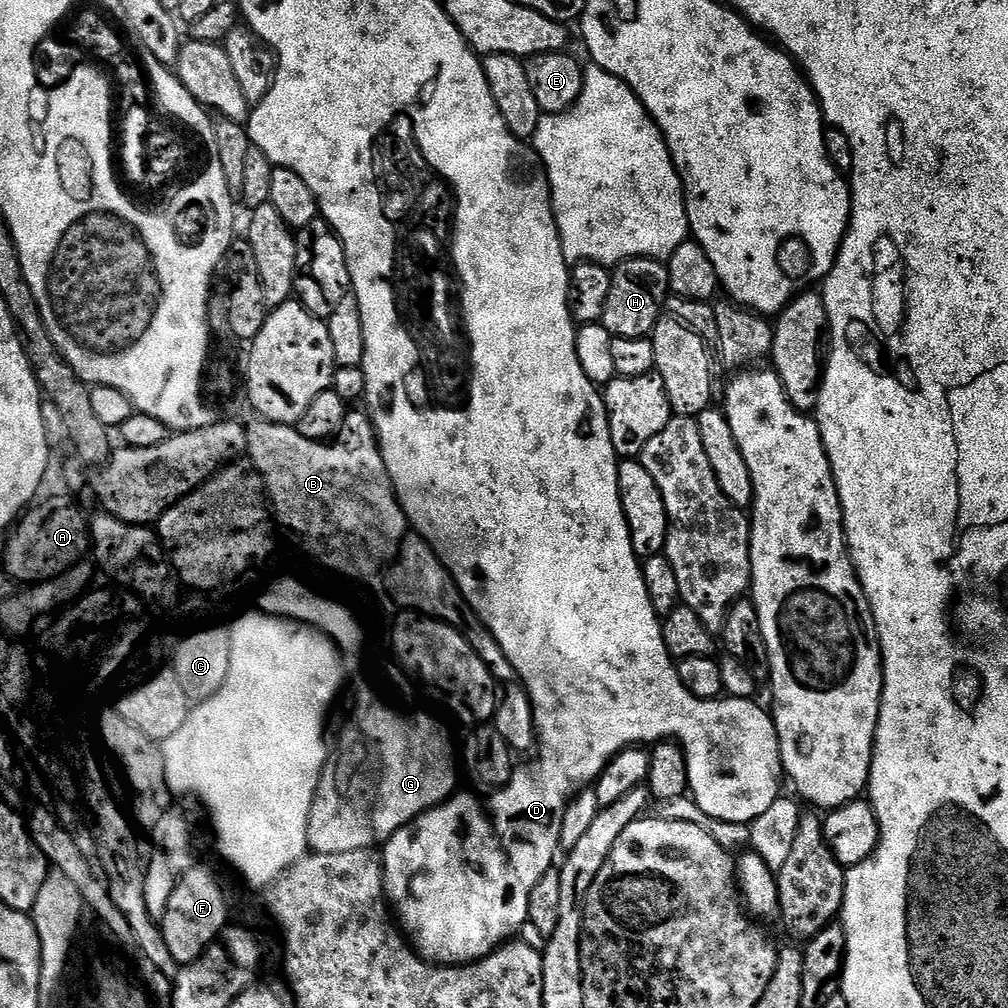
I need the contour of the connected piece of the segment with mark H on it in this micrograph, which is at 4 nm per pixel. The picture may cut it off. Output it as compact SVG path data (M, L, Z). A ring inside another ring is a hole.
M633 256L615 265L610 282L610 298L607 299L602 323L613 336L651 337L665 311L669 295L667 263L652 260L649 256Z

